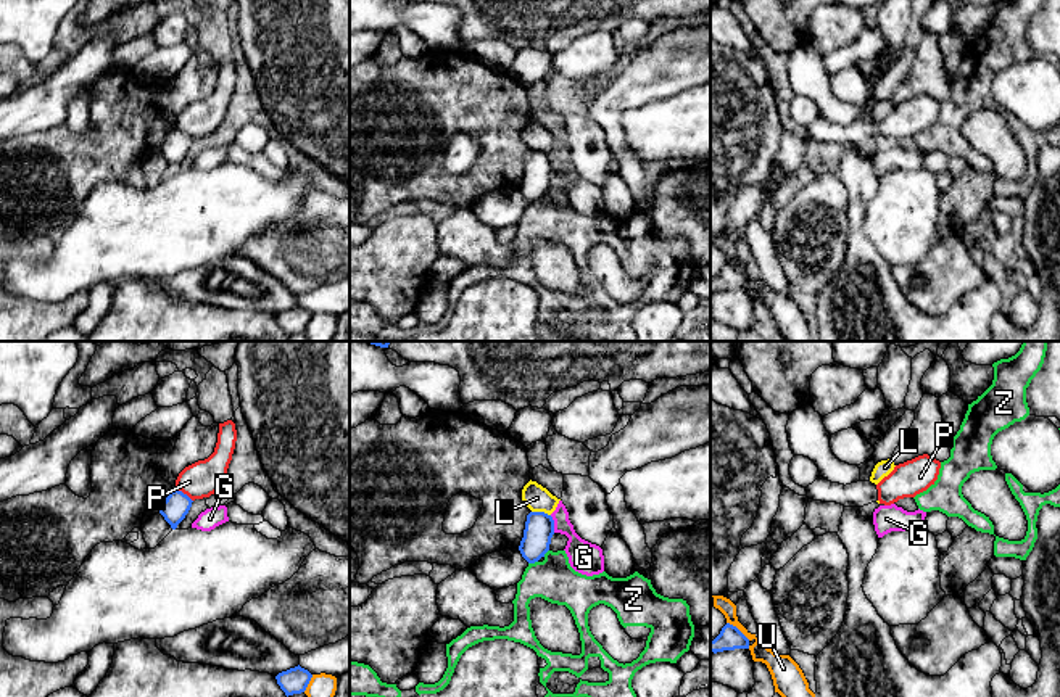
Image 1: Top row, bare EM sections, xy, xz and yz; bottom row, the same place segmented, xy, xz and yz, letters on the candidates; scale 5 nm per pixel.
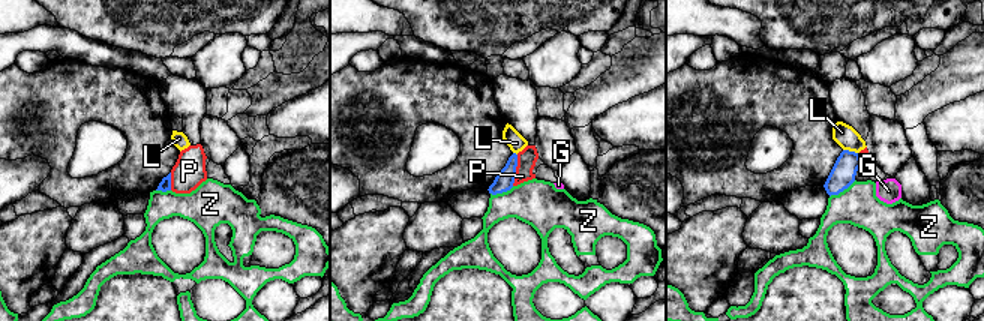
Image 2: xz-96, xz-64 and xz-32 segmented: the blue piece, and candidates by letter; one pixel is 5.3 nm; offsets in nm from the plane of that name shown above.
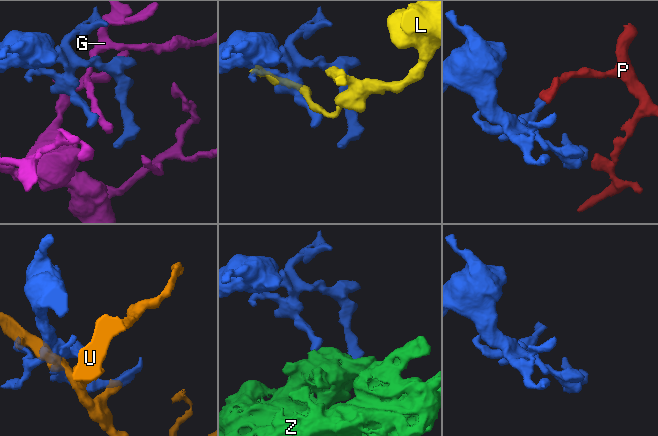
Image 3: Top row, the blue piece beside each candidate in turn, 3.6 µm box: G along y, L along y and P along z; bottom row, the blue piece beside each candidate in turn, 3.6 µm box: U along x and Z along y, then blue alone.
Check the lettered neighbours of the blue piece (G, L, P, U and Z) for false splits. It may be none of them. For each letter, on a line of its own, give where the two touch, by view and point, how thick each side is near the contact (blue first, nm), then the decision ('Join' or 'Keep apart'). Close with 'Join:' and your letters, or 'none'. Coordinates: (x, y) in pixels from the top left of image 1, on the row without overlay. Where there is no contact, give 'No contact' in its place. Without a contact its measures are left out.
G: Touches blue at xz (553, 163). Thickness 140 nm (blue) against 160 nm. Keep apart
L: Touches blue at xz (542, 152). Thickness 140 nm (blue) against 130 nm. Keep apart
P: Touches blue at xy (182, 132). Thickness 130 nm (blue) against 180 nm. Keep apart
U: Touches blue at yz (737, 268). Thickness 120 nm (blue) against 90 nm. Keep apart
Z: Touches blue at xz (532, 202). Thickness 140 nm (blue) against 220 nm. Keep apart
Join: none

